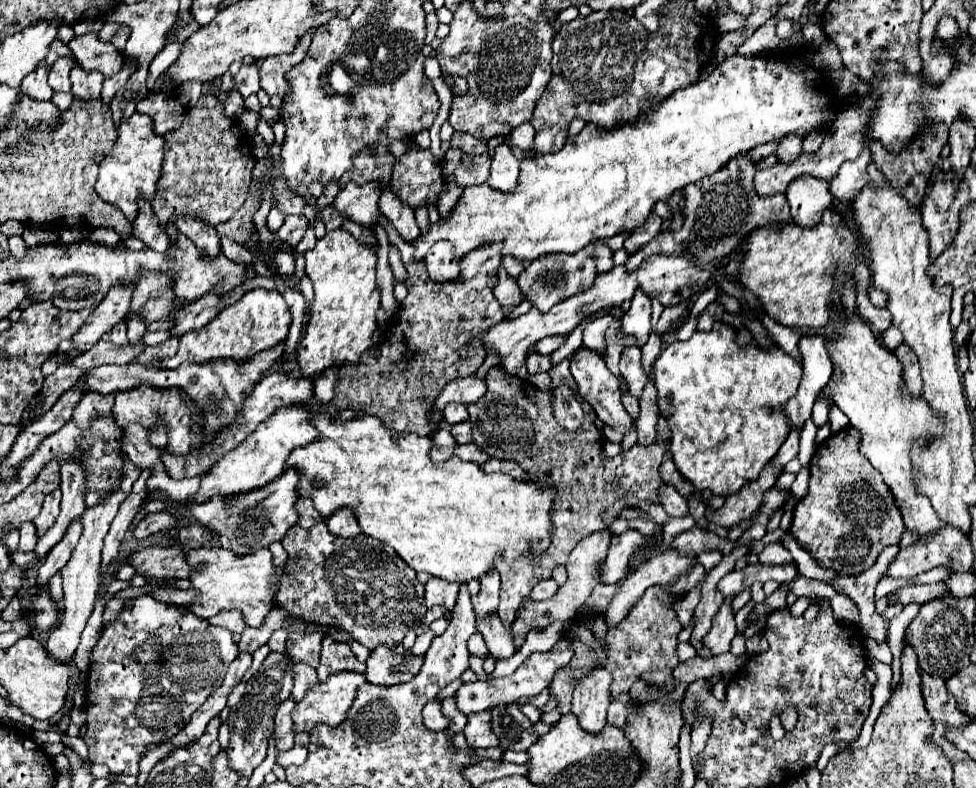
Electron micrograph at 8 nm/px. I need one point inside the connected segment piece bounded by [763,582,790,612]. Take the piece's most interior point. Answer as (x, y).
(777, 600)

